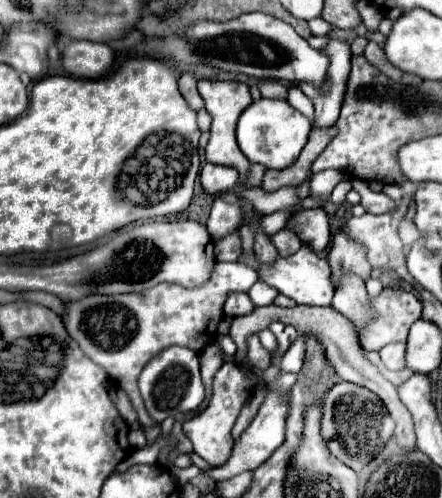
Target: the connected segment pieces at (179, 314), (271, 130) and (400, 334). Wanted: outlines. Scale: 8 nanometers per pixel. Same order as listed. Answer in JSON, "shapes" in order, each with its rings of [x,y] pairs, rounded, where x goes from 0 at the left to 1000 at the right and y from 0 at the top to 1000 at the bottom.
{"shapes":[[[[489,526],[475,558],[443,578],[412,574],[348,574],[321,590],[267,590],[226,594],[204,590],[172,606],[145,606],[149,635],[140,635],[145,659],[158,679],[181,695],[181,703],[222,735],[258,759],[262,775],[276,779],[321,855],[348,855],[353,847],[335,839],[326,823],[321,795],[312,787],[312,755],[321,739],[367,703],[385,695],[421,695],[430,703],[462,703],[475,691],[471,647],[484,647],[484,679],[493,647],[507,635],[507,606],[520,586],[561,586],[584,562],[584,550],[557,526]]],[[[593,197],[584,205],[570,205],[548,225],[538,241],[534,277],[543,301],[570,329],[588,329],[602,341],[643,341],[674,321],[683,297],[697,285],[701,261],[706,261],[701,241],[683,233],[674,221],[665,221],[652,205]]],[[[869,578],[855,594],[837,598],[851,639],[824,659],[805,659],[819,703],[860,703],[887,687],[919,687],[928,655],[950,639],[950,602],[910,578]]]]}

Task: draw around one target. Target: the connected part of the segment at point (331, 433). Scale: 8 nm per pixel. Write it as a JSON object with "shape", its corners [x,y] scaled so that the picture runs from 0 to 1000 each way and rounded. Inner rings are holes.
{"shape":[[[765,767],[742,787],[733,807],[733,835],[729,835],[729,880],[742,888],[747,908],[792,936],[796,944],[814,944],[828,936],[851,908],[878,888],[891,867],[891,843],[882,839],[869,807],[824,775],[805,775],[796,767]]]}

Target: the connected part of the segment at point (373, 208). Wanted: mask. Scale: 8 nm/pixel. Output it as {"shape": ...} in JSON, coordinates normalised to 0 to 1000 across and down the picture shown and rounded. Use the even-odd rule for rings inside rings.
{"shape":[[[792,357],[792,365],[796,365],[796,378],[819,394],[814,410],[824,414],[828,426],[837,426],[837,430],[873,430],[873,426],[896,422],[896,406],[887,398],[878,398],[869,386],[842,386],[833,378],[833,365],[824,365],[814,357]]]}

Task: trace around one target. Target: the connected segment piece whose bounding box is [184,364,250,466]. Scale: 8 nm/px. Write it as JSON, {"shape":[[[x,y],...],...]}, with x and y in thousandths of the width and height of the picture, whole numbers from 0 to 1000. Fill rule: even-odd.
{"shape":[[[502,731],[502,739],[489,747],[484,767],[480,767],[480,803],[475,811],[434,843],[416,847],[416,871],[421,880],[434,888],[439,908],[462,920],[475,936],[502,936],[520,912],[525,912],[525,859],[529,847],[548,823],[548,815],[557,811],[557,799],[566,795],[566,771],[561,763],[548,759],[548,743],[538,743],[538,735],[529,731]]]}

